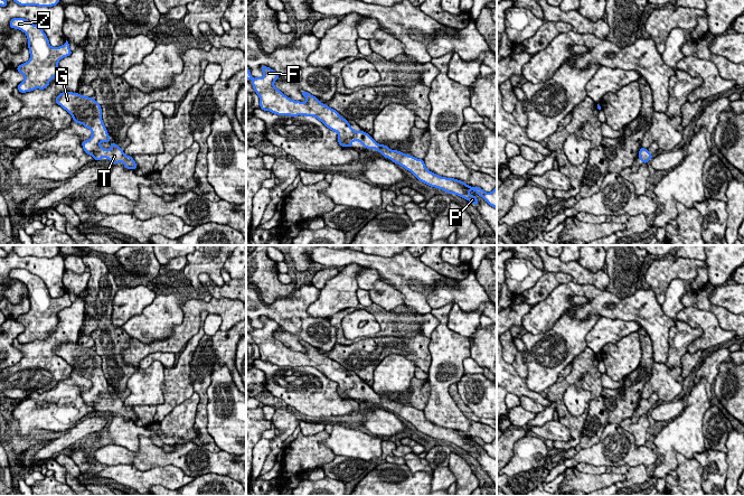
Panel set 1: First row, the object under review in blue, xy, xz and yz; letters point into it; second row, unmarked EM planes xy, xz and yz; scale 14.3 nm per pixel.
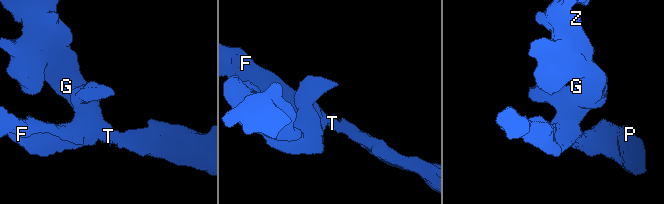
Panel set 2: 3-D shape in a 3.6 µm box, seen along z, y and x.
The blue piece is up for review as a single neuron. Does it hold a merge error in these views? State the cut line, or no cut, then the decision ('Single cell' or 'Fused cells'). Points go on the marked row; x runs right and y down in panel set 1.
No split. Single cell

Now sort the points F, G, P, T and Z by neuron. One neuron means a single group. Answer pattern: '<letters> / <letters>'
F G P T Z

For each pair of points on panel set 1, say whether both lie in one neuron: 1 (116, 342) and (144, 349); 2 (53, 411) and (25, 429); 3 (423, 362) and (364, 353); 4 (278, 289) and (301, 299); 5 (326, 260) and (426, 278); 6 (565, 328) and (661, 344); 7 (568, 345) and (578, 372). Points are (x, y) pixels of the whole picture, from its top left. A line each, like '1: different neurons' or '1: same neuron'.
1: different neurons
2: same neuron
3: same neuron
4: different neurons
5: same neuron
6: different neurons
7: different neurons

